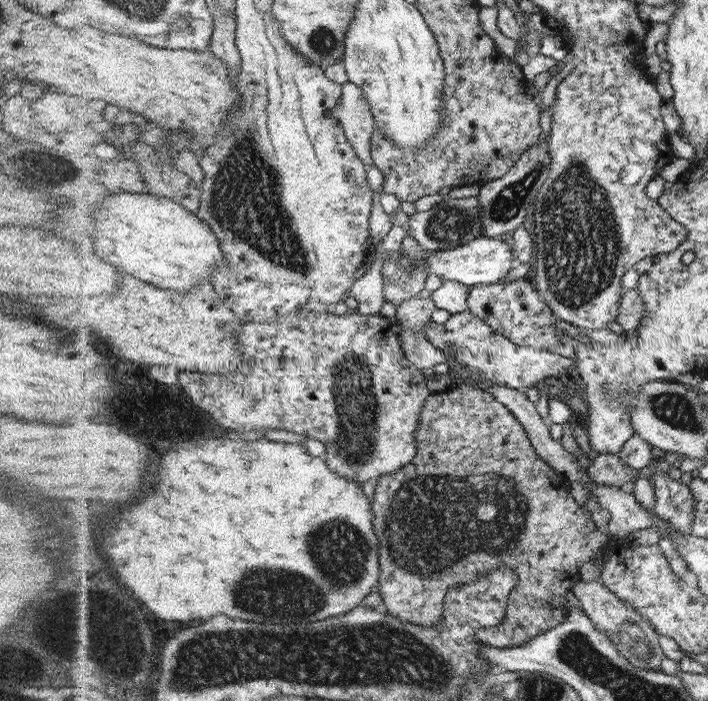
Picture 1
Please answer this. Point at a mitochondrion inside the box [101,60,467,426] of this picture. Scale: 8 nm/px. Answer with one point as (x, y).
(246, 198)

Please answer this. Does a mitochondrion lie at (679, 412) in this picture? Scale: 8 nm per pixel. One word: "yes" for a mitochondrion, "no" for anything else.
yes

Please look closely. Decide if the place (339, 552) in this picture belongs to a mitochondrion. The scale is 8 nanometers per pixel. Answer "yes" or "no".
yes

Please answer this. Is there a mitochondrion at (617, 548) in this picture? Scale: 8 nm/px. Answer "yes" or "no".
no

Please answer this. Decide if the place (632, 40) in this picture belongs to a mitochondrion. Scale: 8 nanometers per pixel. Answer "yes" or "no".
no

